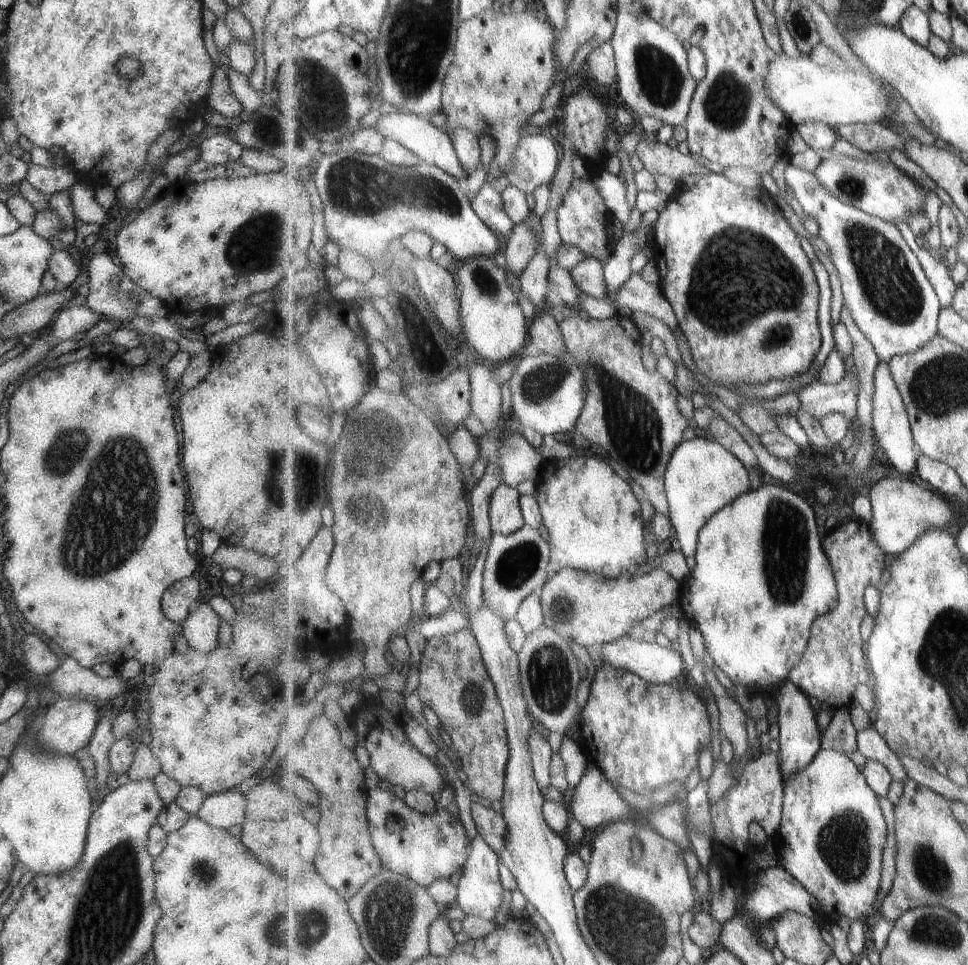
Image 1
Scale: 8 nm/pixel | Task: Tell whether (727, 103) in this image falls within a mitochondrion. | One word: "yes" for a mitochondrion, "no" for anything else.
yes

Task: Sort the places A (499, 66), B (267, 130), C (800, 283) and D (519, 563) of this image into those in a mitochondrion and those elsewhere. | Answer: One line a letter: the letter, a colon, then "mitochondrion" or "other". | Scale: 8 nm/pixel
A: other
B: mitochondrion
C: mitochondrion
D: mitochondrion

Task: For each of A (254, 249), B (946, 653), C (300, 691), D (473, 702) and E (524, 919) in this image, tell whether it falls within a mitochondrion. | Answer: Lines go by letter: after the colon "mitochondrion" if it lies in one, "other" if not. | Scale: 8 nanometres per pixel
A: mitochondrion
B: mitochondrion
C: other
D: mitochondrion
E: other

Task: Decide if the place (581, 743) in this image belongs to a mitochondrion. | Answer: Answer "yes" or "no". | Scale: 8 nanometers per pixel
no

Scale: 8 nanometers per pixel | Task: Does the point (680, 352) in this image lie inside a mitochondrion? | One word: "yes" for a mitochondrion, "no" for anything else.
no

